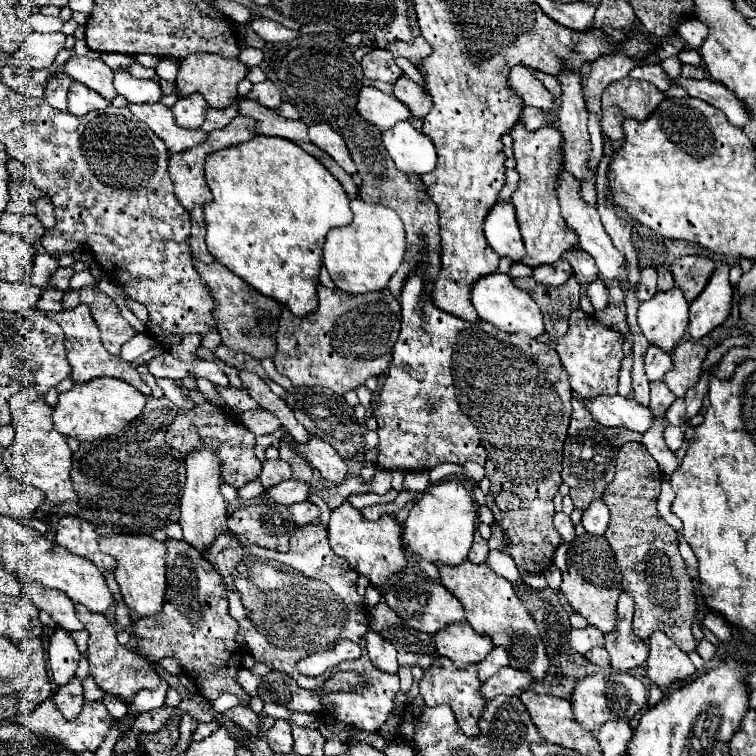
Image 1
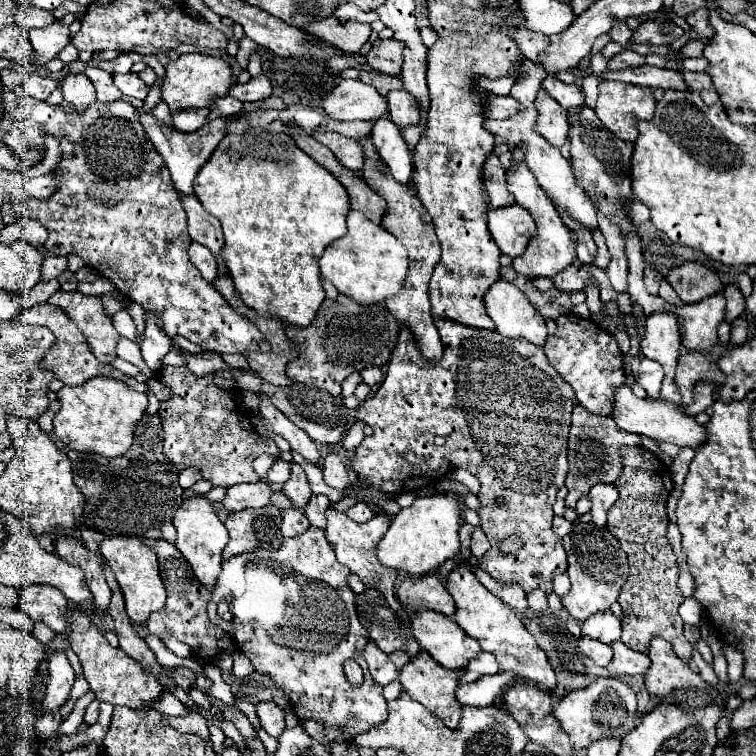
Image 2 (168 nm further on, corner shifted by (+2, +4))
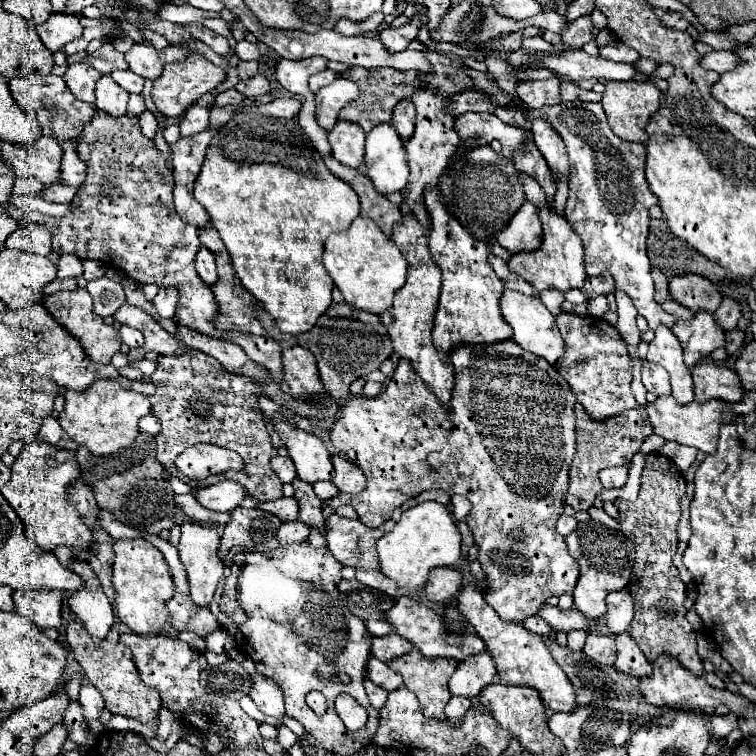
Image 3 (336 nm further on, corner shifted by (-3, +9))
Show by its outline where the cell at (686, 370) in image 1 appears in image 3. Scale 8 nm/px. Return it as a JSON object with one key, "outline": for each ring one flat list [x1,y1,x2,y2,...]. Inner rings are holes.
{"outline":[[697,363,691,369,695,399,705,403,709,399,721,399,727,403,739,403,743,397,743,387,735,371,715,365,715,363]]}

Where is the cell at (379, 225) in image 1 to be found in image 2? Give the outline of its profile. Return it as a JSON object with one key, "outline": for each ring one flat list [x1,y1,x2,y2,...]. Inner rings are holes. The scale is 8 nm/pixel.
{"outline":[[358,210,348,212,348,234,328,244,320,258,322,276,330,280,340,294,346,294,360,304,376,304,394,296,404,284,406,268,408,254,400,240]]}

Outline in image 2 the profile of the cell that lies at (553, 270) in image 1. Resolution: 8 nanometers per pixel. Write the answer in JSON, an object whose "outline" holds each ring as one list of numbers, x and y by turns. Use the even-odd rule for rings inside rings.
{"outline":[[572,262,568,268,564,268,564,272,560,272,560,276,552,276,552,282,558,290,582,290,584,282,588,278,588,272,582,268,580,262]]}

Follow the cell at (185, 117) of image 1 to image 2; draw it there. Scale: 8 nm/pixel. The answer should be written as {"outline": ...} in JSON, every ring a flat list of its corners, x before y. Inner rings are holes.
{"outline":[[184,108,180,112,174,112,172,114,174,128,180,132,194,132,206,124,208,112,210,112,208,108]]}

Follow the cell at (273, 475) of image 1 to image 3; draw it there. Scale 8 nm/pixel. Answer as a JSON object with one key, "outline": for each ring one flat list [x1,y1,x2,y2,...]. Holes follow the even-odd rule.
{"outline":[[273,457,271,459,271,467,273,471,277,473,277,477,283,481,283,483,291,483,297,475,295,475,295,465,289,457]]}

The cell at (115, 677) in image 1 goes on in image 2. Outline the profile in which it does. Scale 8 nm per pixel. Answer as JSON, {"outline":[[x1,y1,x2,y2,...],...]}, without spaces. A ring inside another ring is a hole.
{"outline":[[82,610,82,614,72,614,70,618,70,646,82,662,84,676,90,684,90,690,100,702,110,702,114,706,140,708,156,700,162,692,162,684,154,674,148,674,134,658,126,656,120,648,112,648,104,632,92,622,92,618]]}

